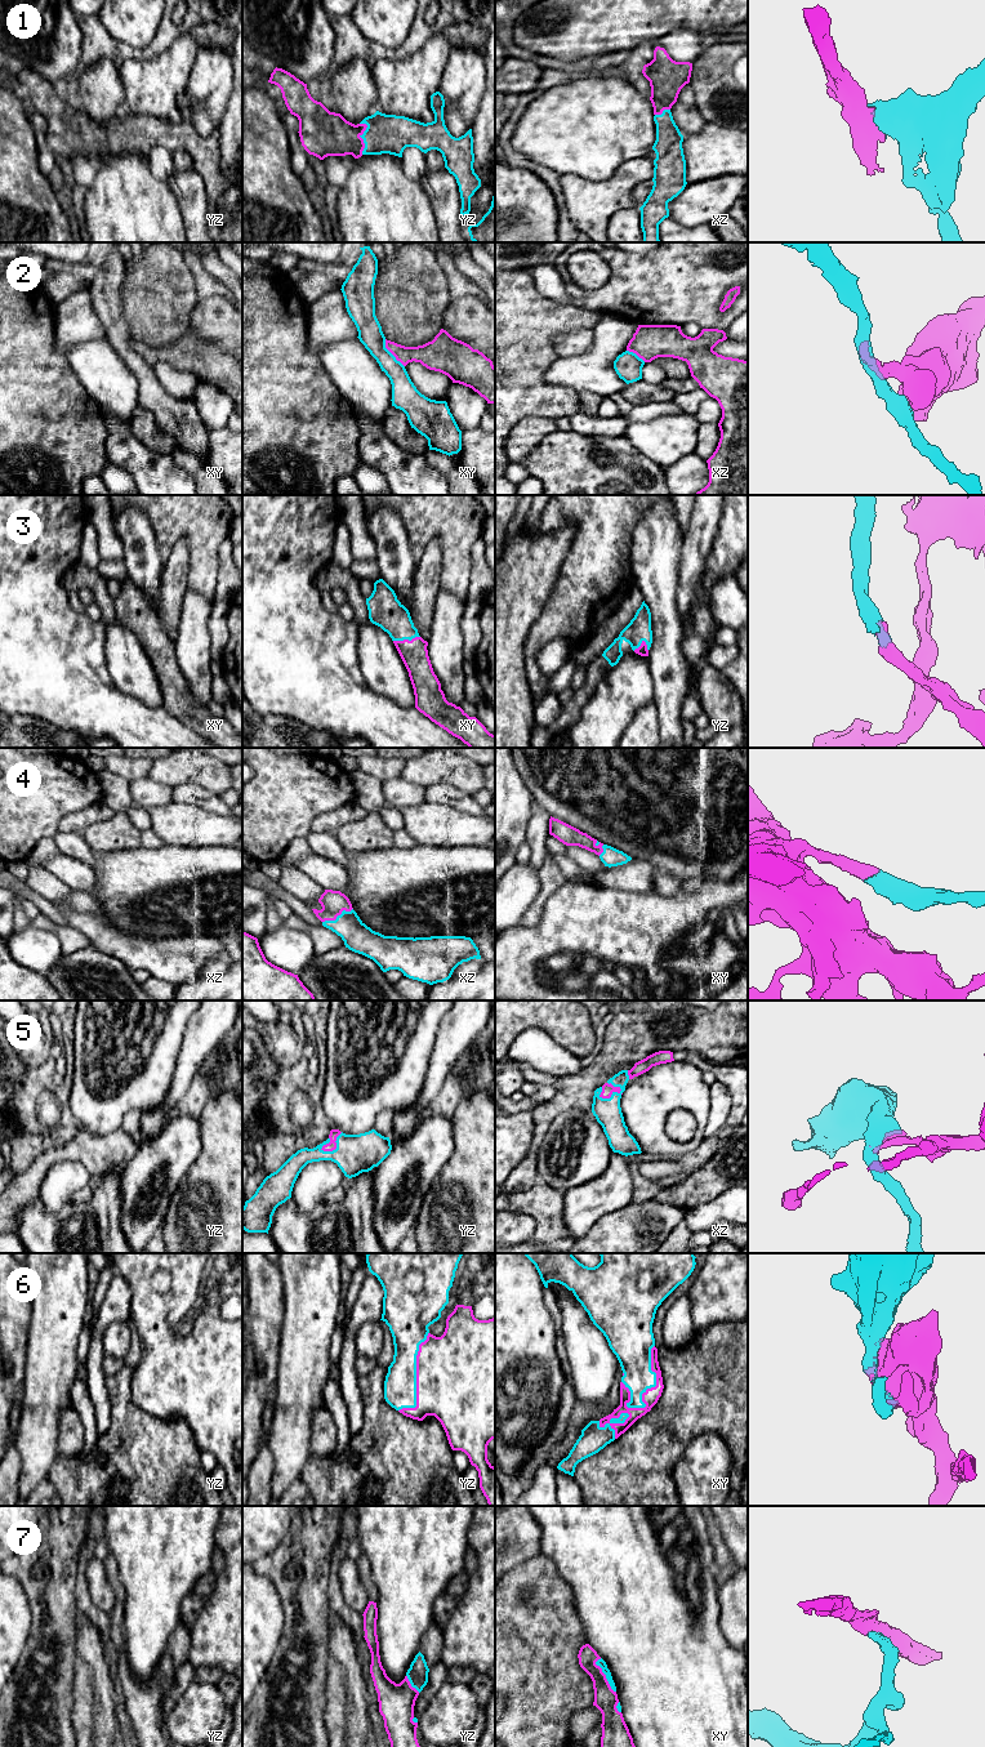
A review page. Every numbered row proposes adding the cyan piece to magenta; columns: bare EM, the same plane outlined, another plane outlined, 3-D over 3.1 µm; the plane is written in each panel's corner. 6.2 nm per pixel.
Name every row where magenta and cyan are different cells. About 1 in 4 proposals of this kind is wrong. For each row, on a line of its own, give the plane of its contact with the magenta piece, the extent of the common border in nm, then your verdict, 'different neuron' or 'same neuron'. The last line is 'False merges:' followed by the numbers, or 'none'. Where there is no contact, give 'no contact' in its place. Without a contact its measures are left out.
1: contact in yz; length 200 nm; same neuron
2: contact in xy; length 220 nm; different neuron
3: contact in xy; length 170 nm; same neuron
4: contact in xz; length 220 nm; same neuron
5: contact in xz; length 160 nm; same neuron
6: contact in xy; length 440 nm; same neuron
7: contact in xy; length 240 nm; same neuron
False merges: 2

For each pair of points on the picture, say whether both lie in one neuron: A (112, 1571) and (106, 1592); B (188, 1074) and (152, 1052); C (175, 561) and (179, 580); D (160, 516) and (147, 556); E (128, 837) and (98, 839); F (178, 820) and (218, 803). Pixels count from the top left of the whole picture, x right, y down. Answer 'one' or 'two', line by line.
A: two
B: two
C: one
D: two
E: one
F: two

